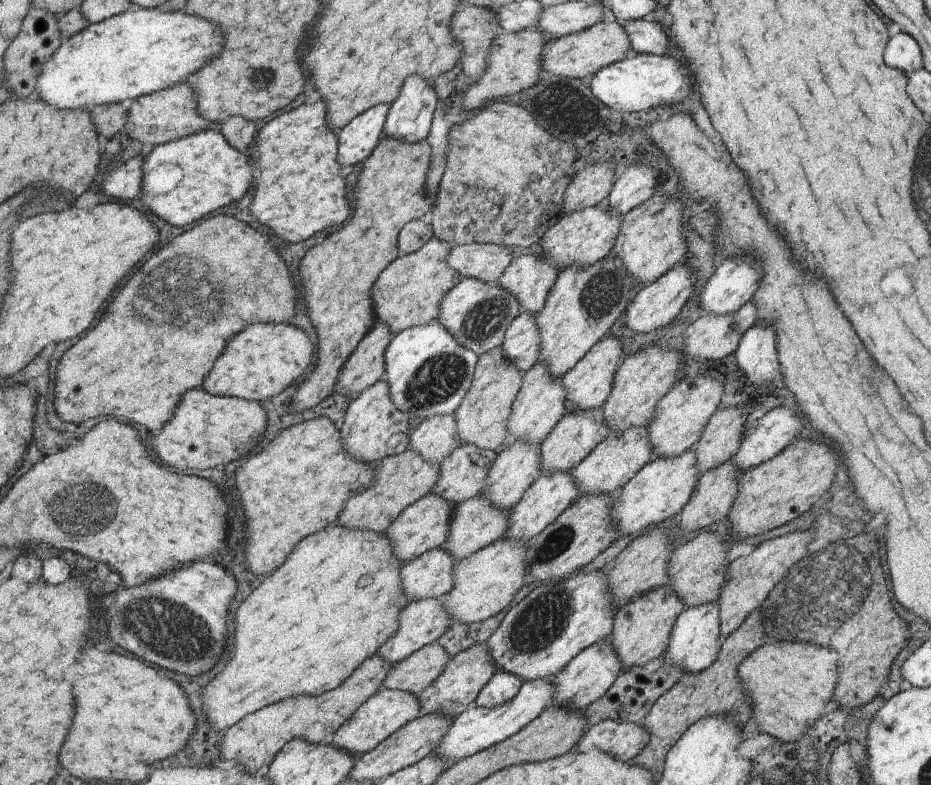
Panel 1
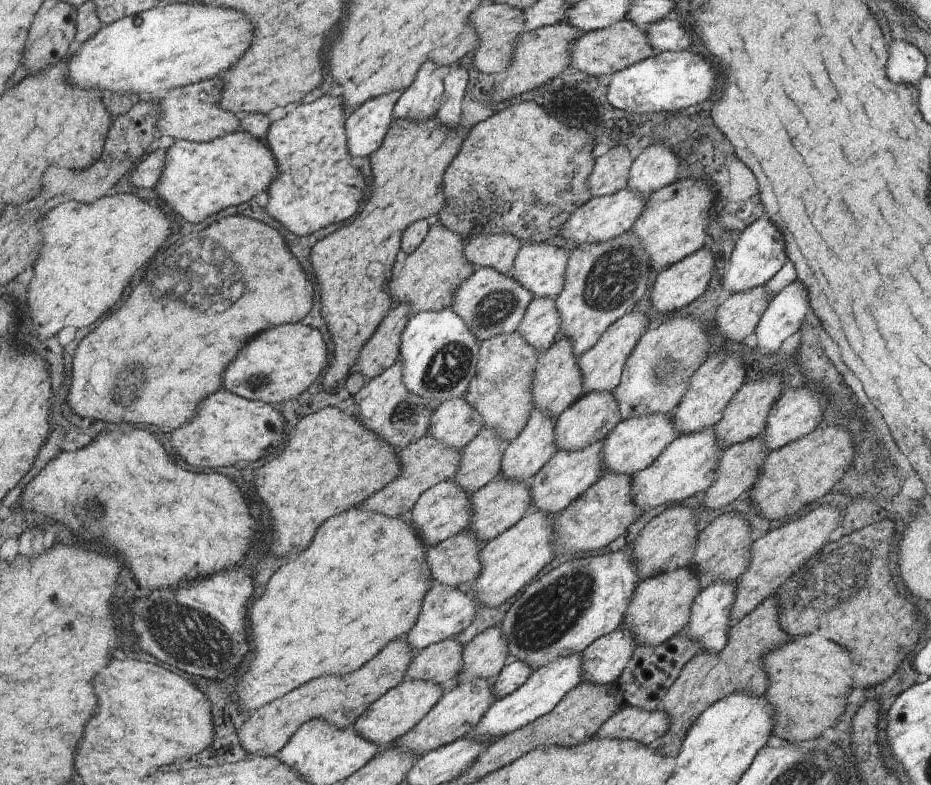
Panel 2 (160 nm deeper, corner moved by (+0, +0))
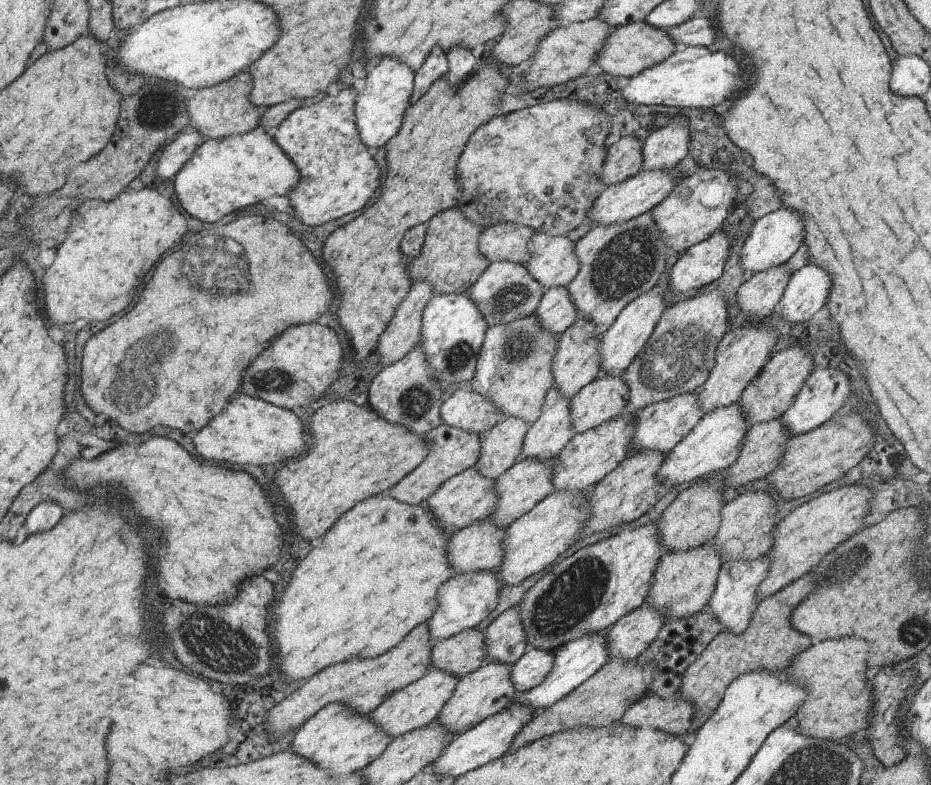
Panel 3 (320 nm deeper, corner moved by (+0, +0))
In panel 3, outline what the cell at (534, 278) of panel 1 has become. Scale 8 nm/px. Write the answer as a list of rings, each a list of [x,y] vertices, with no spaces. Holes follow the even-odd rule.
[[[538,233],[531,238],[529,249],[530,260],[527,269],[530,274],[543,286],[545,290],[552,287],[566,287],[576,278],[580,270],[580,259],[575,251],[576,242],[566,235],[551,235],[550,233]]]

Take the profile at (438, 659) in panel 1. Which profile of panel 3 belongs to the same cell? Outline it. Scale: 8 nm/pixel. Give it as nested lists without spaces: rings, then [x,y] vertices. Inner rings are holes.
[[[479,628],[435,642],[431,652],[432,668],[463,677],[483,666],[488,658],[485,633]]]

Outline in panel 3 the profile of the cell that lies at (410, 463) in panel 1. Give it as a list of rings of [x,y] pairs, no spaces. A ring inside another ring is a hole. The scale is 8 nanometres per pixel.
[[[446,424],[436,427],[426,434],[426,442],[431,449],[430,455],[388,493],[395,499],[408,504],[424,504],[448,479],[475,466],[482,454],[483,440],[484,434],[479,435]]]

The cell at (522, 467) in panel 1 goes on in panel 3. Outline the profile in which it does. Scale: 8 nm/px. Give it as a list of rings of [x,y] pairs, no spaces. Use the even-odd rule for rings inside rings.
[[[554,386],[548,391],[540,418],[526,433],[522,457],[545,461],[560,454],[575,435],[570,400]]]

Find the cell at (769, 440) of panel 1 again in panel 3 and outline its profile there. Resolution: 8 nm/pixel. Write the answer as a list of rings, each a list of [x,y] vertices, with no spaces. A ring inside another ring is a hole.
[[[829,365],[816,366],[805,380],[803,387],[797,392],[794,402],[782,416],[790,436],[804,434],[830,421],[836,412],[845,404],[849,404],[851,392],[853,391],[850,389],[850,378],[845,370],[838,366],[836,368]]]

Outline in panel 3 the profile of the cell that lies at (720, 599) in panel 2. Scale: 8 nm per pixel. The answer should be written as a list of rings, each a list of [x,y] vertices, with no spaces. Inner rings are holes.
[[[766,553],[750,561],[736,559],[721,564],[717,585],[708,606],[714,616],[723,624],[724,631],[740,634],[749,627],[753,612],[760,602],[757,599],[757,591],[767,576],[770,562],[769,553]]]

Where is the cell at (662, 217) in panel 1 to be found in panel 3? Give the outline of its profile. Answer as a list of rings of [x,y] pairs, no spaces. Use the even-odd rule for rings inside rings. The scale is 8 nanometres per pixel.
[[[702,166],[693,175],[682,178],[672,192],[653,208],[653,219],[665,234],[672,253],[684,252],[721,230],[722,222],[736,207],[735,198],[739,179],[735,178],[735,175],[724,170]]]

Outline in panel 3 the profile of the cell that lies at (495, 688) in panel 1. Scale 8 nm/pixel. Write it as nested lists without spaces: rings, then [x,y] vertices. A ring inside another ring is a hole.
[[[528,648],[522,658],[518,659],[511,672],[518,694],[532,690],[538,686],[552,670],[556,652]]]

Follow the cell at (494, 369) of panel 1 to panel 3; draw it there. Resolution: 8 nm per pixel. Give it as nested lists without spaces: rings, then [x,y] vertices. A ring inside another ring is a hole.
[[[535,312],[511,323],[489,326],[475,376],[471,380],[473,390],[490,399],[504,416],[535,423],[540,418],[548,391],[555,384],[553,359],[559,340],[560,334],[541,327]]]

